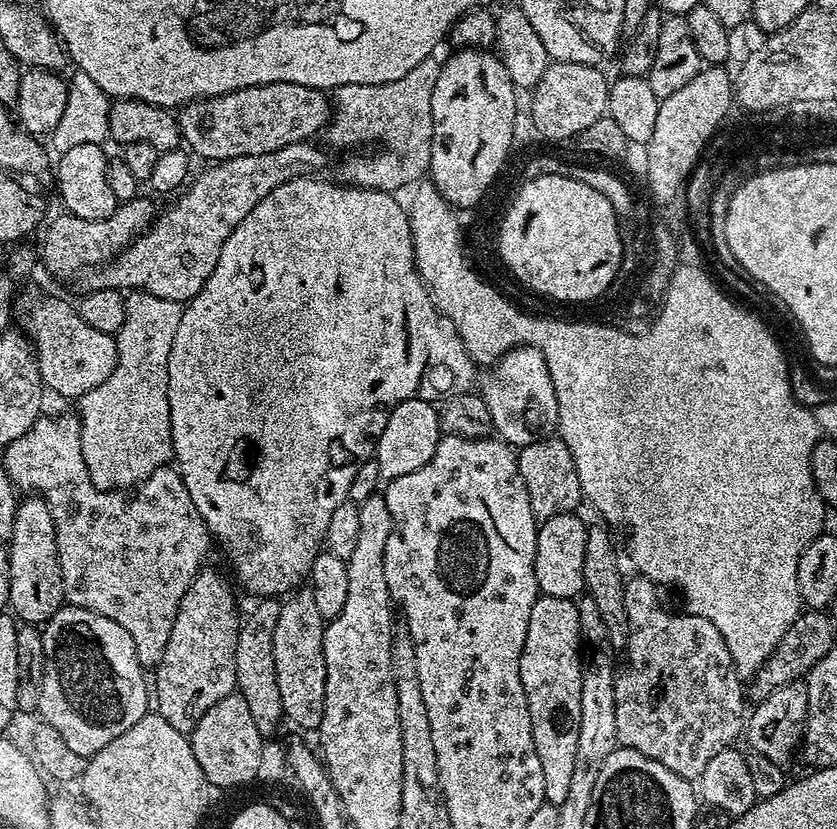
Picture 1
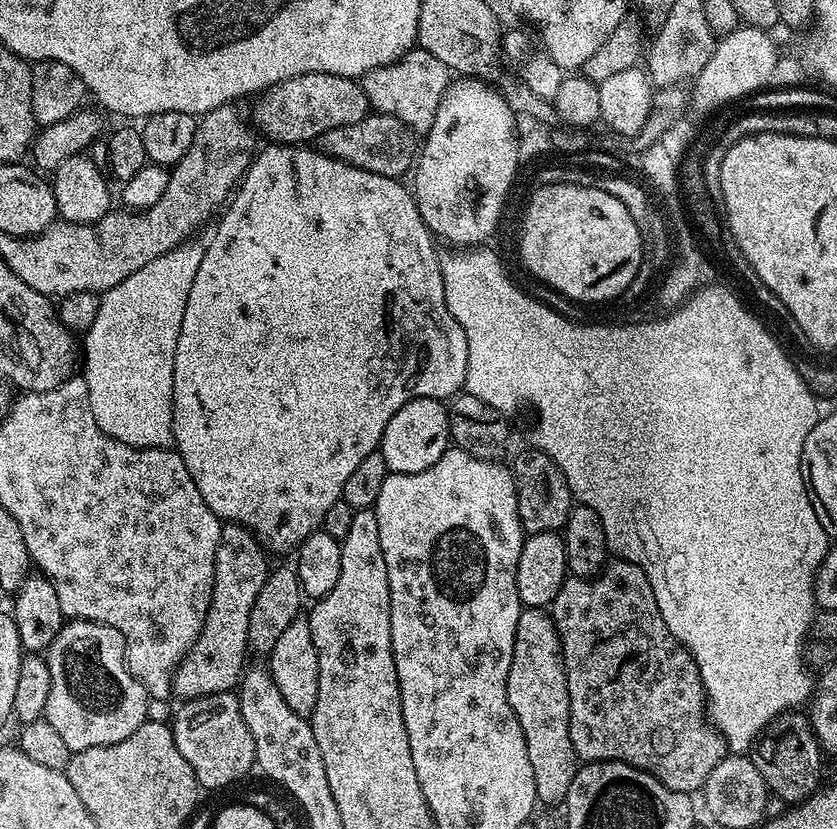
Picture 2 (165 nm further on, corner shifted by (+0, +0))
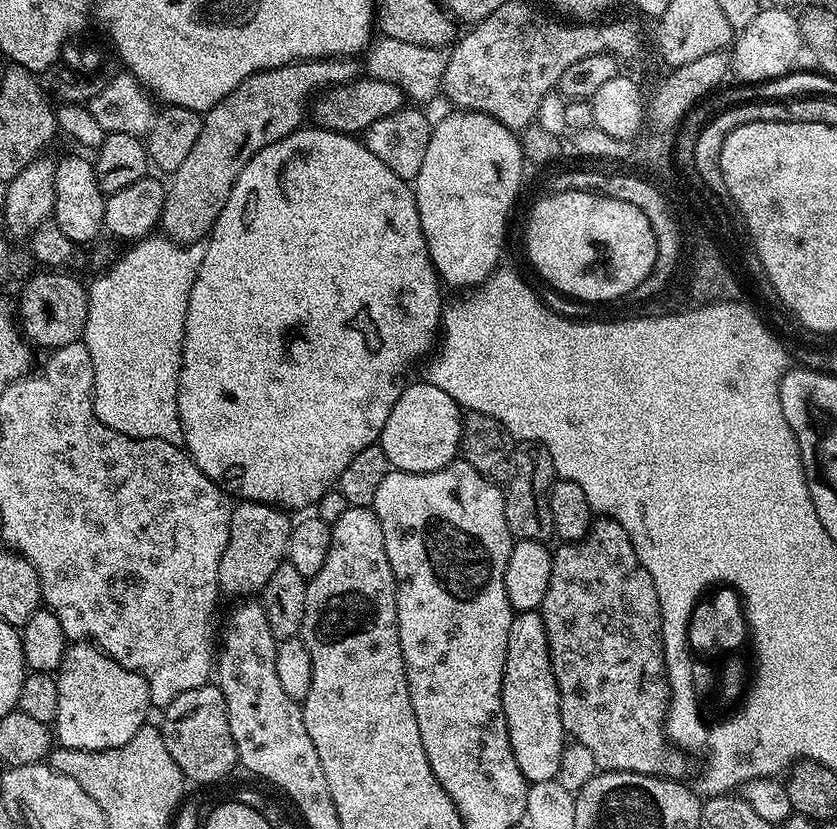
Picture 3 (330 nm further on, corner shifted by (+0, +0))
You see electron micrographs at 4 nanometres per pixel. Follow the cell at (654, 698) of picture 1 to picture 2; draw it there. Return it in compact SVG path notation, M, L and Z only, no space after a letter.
M617 559L615 562L609 563L607 567L601 571L600 575L595 578L568 578L565 579L564 585L558 590L556 597L552 599L550 605L550 615L554 623L556 623L556 632L560 635L560 655L564 657L564 673L568 679L568 693L570 694L570 742L574 746L577 757L584 762L599 762L602 760L621 760L624 764L633 764L635 768L640 768L644 772L650 772L652 775L657 776L660 781L666 786L670 786L670 790L675 792L686 792L689 794L696 794L703 789L707 779L710 778L711 771L725 756L729 755L728 742L724 739L722 733L716 729L715 724L712 723L707 711L706 711L706 693L704 690L704 683L700 677L700 667L696 665L696 658L684 647L683 644L678 643L674 638L674 634L670 634L670 630L666 626L666 622L662 622L662 614L658 610L658 602L654 598L654 590L650 586L650 582L646 578L646 574L636 564L630 563L628 560Z

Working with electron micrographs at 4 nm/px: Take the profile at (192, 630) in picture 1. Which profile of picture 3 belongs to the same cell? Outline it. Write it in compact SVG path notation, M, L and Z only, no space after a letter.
M257 500L237 503L230 518L230 534L226 550L222 550L222 562L218 566L221 589L233 592L236 598L244 598L247 592L259 593L266 586L270 574L285 563L288 554L288 539L294 520L285 509L274 504L263 504Z

